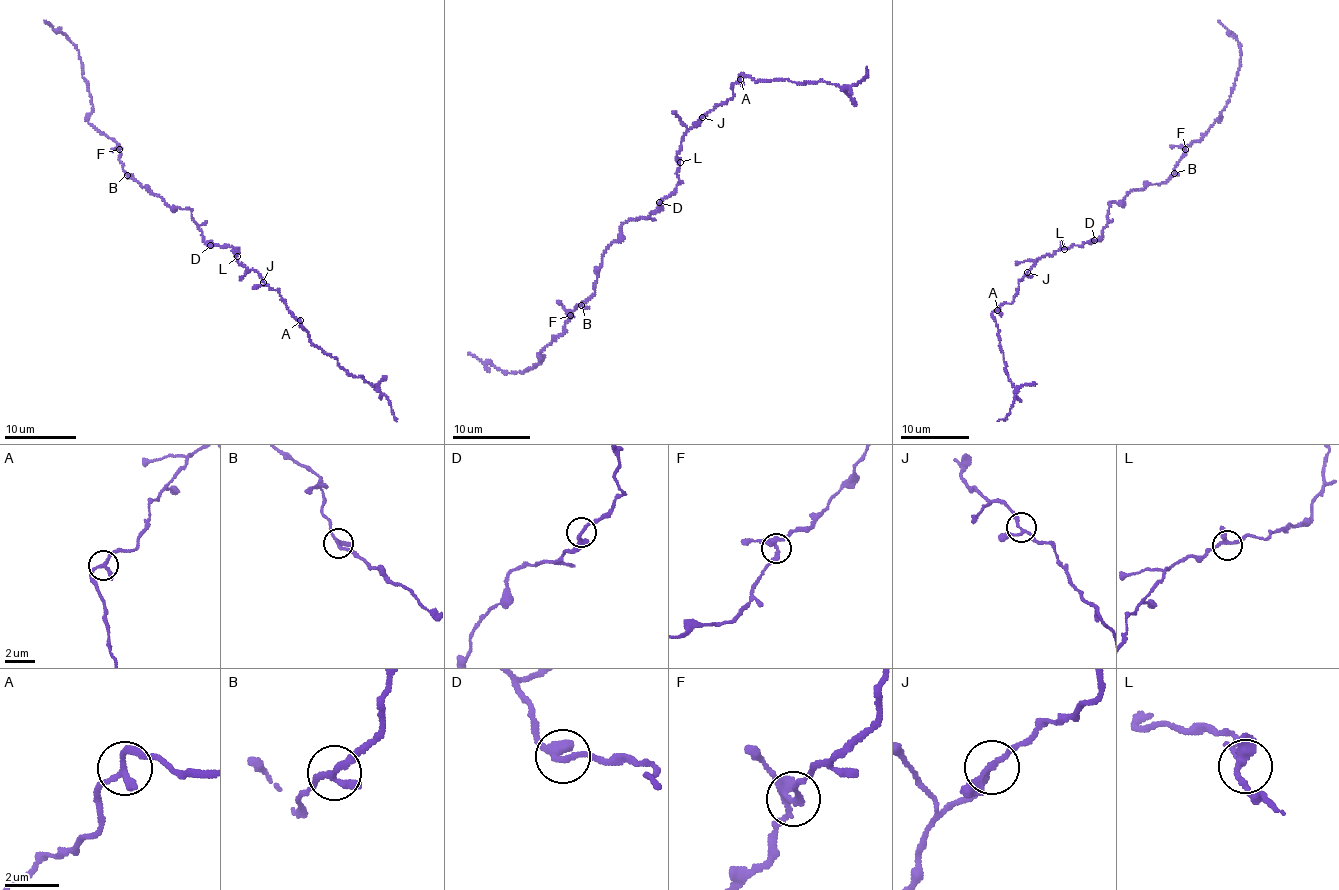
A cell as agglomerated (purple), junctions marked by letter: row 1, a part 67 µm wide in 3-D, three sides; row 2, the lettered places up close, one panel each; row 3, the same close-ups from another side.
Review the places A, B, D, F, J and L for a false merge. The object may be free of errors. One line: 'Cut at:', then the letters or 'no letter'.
Cut at: no letter

